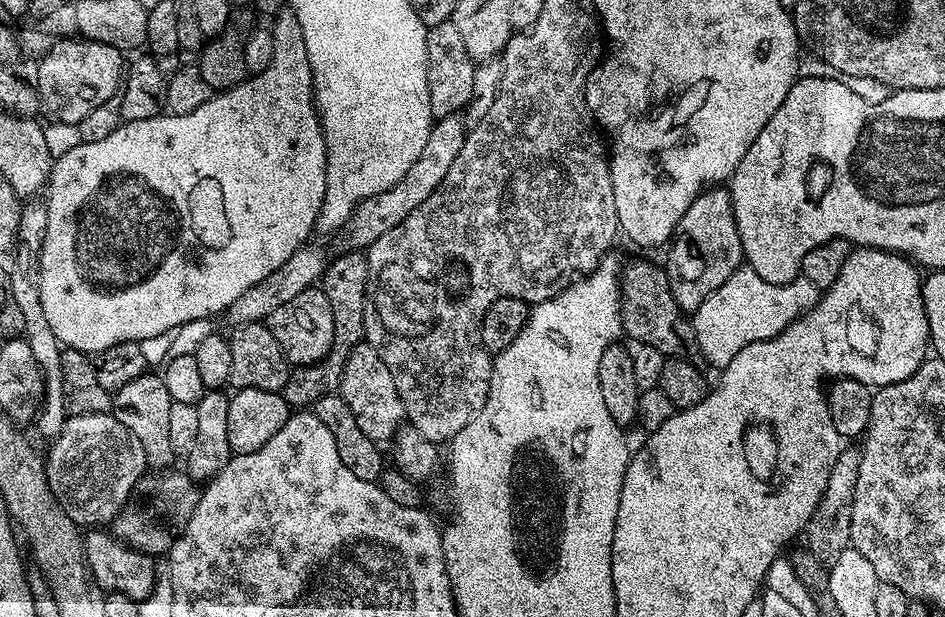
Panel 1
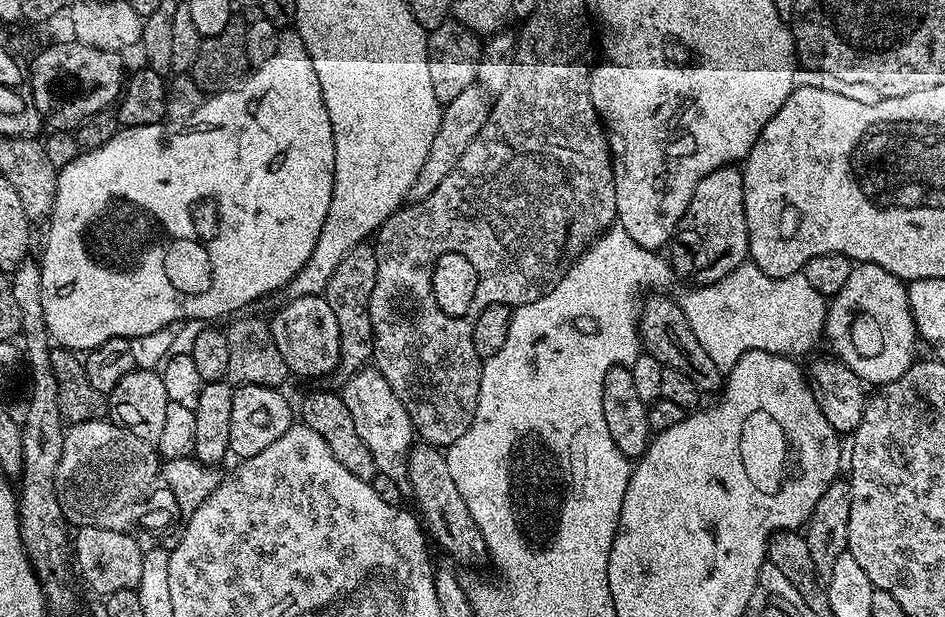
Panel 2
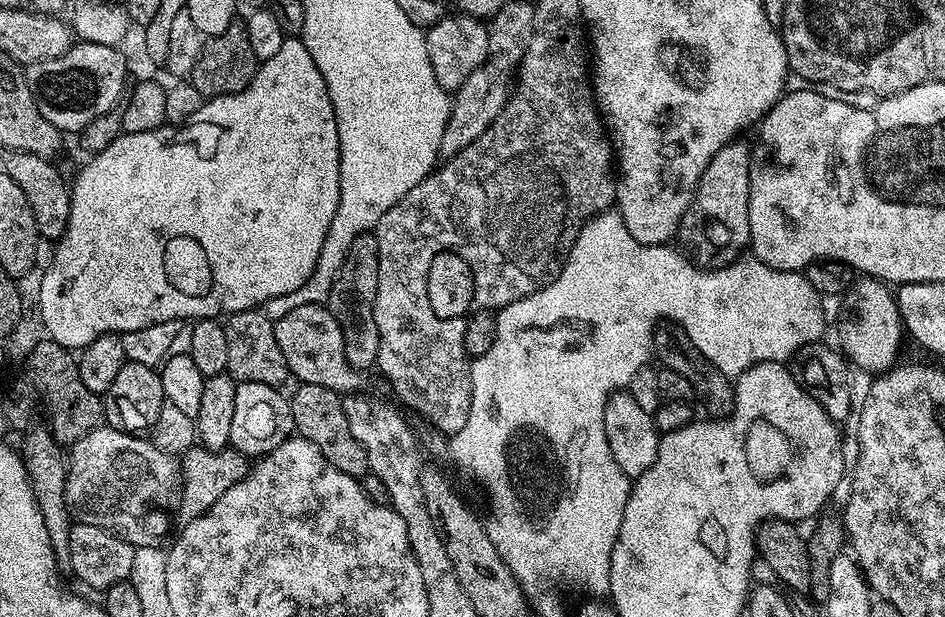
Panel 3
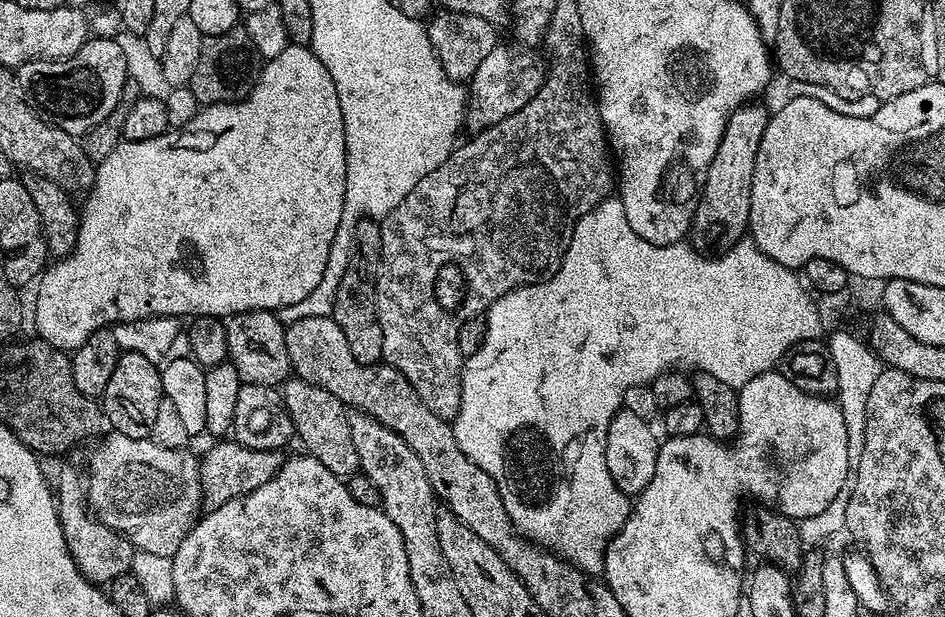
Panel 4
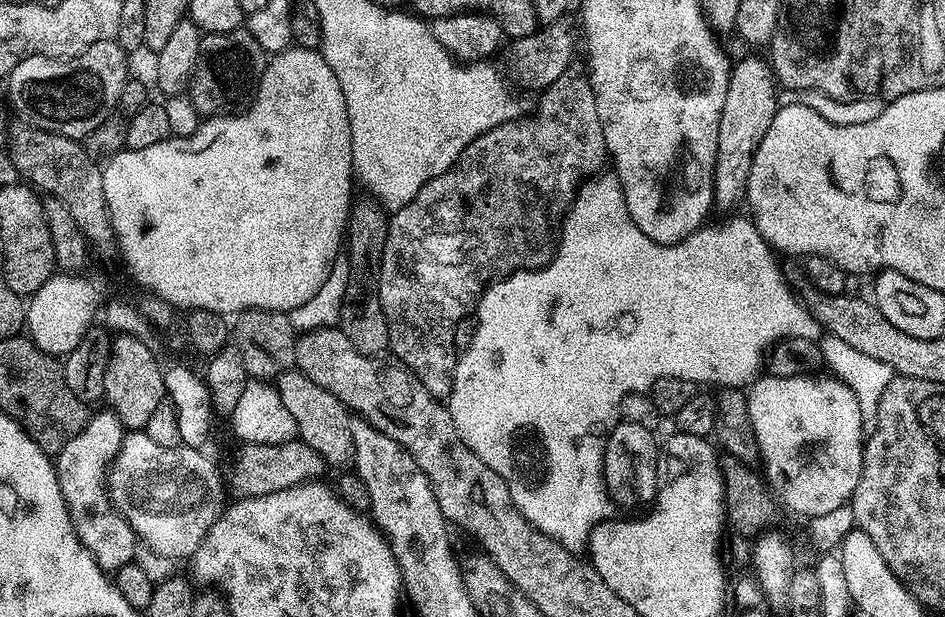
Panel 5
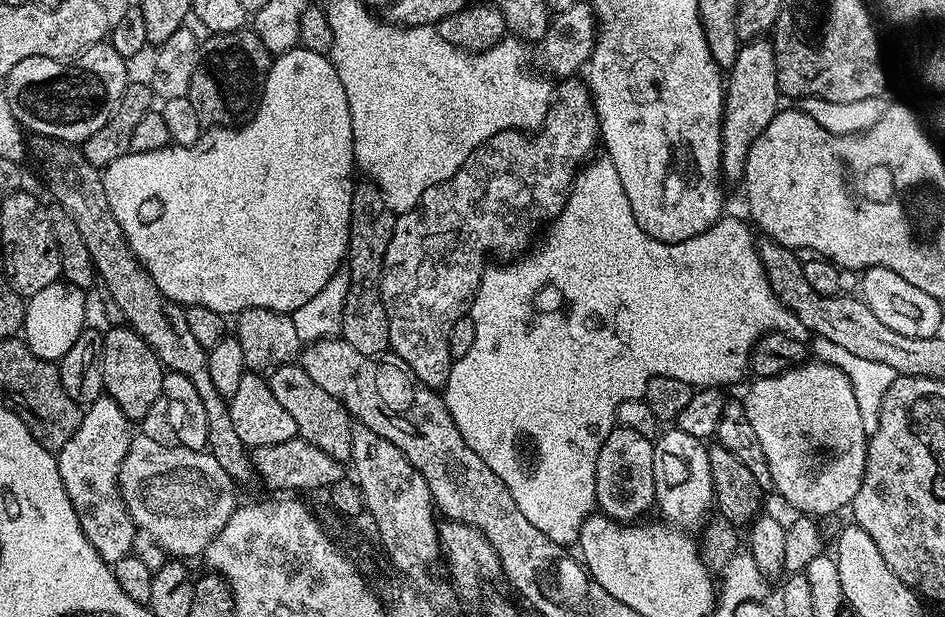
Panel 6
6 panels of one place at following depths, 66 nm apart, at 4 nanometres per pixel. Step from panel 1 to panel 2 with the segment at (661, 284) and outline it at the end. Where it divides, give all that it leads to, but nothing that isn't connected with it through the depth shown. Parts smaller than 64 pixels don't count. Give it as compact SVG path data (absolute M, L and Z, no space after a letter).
M652 294L643 301L638 325L643 351L658 358L658 362L665 368L673 368L686 374L701 394L719 393L724 387L725 373L716 365L714 358L710 358L706 350L702 350L702 342L698 342L694 330L690 330L690 322L683 307L664 295L668 294Z

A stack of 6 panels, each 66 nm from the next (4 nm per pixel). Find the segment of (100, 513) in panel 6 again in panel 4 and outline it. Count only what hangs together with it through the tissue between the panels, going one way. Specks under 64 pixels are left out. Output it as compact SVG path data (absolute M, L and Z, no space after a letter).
M76 468L61 470L60 477L54 480L54 499L62 522L66 546L81 574L92 584L108 586L114 578L132 571L131 562L137 551L121 532L107 528L92 515L86 503L88 490L81 469L80 472Z

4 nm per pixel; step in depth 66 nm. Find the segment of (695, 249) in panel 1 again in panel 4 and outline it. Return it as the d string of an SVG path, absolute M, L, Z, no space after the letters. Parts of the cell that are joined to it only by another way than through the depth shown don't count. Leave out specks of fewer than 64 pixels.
M745 102L730 114L722 142L714 154L714 162L706 170L700 195L692 212L690 243L705 254L719 254L739 240L745 239L750 218L750 190L754 182L754 162L758 162L758 146L762 146L762 134L770 115L760 102Z

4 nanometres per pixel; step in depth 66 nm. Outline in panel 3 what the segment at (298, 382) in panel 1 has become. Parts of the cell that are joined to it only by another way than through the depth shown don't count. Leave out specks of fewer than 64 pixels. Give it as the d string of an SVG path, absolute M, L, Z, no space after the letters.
M365 234L354 238L354 242L348 245L348 253L344 260L339 261L337 272L332 276L334 286L330 286L330 294L326 301L326 307L336 316L336 321L340 324L342 338L344 339L344 349L346 350L346 362L357 370L372 368L378 358L378 322L374 322L374 310L372 303L378 294L378 242L375 235Z

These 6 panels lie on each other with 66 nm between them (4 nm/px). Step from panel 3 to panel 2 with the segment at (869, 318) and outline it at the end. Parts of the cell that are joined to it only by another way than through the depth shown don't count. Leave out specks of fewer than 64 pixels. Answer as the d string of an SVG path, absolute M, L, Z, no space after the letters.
M856 264L846 286L831 297L824 336L836 351L835 359L850 366L869 385L889 384L902 378L918 356L918 333L908 301L908 284L890 274L890 270L882 270L882 266Z

